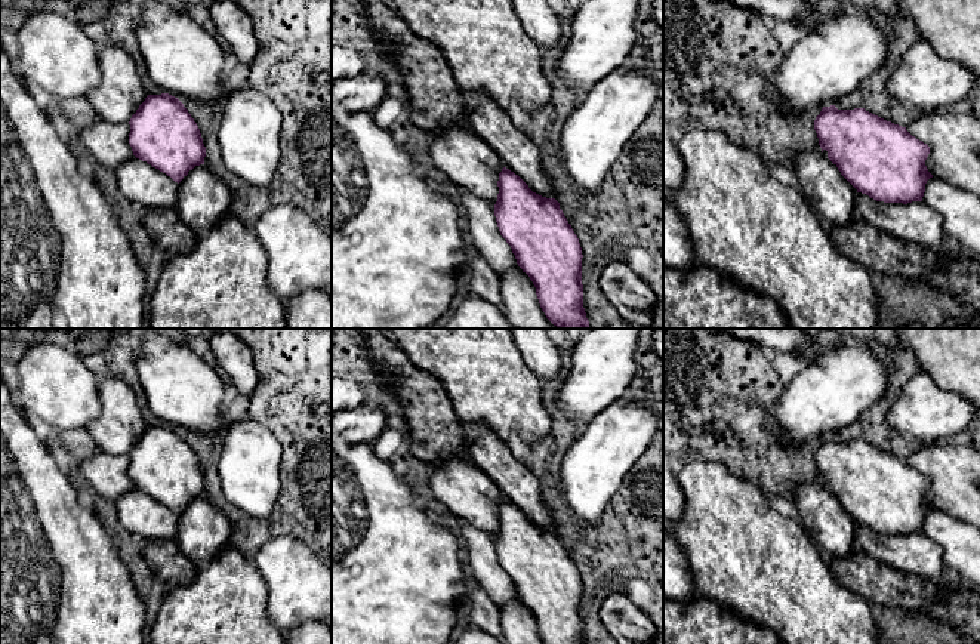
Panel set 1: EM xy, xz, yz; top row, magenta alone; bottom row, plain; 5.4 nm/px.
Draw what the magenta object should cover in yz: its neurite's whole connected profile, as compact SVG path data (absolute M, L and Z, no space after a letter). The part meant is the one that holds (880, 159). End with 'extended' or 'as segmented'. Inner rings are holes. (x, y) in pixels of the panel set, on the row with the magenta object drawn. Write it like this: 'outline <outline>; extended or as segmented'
outline M835 105L823 107L814 120L814 130L822 152L838 167L841 175L857 189L856 212L859 216L894 238L916 243L924 247L939 247L947 237L942 218L924 201L925 184L933 175L925 166L930 147L912 136L906 127L887 121L865 108L838 110Z; extended

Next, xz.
outline M447 124L432 136L425 161L438 167L453 185L465 188L494 207L500 235L511 246L518 266L533 281L546 318L558 329L589 329L583 308L582 247L560 203L533 192L472 130Z; extended

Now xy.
outline M161 93L148 95L129 124L129 144L135 157L113 170L120 192L148 212L175 209L178 184L195 166L204 164L206 147L197 123L178 98Z; extended

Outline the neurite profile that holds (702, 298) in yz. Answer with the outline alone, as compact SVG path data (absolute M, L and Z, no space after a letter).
M700 264L693 269L663 265L663 329L788 329L788 324L773 299L742 290L731 277Z

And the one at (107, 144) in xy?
M113 44L96 46L101 78L98 87L86 99L99 115L99 120L84 130L75 132L74 148L86 152L98 166L114 170L135 157L129 144L129 121L148 93L142 87L136 62L129 52Z

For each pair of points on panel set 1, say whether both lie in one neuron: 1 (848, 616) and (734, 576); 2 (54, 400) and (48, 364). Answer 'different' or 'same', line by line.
1: same
2: same

